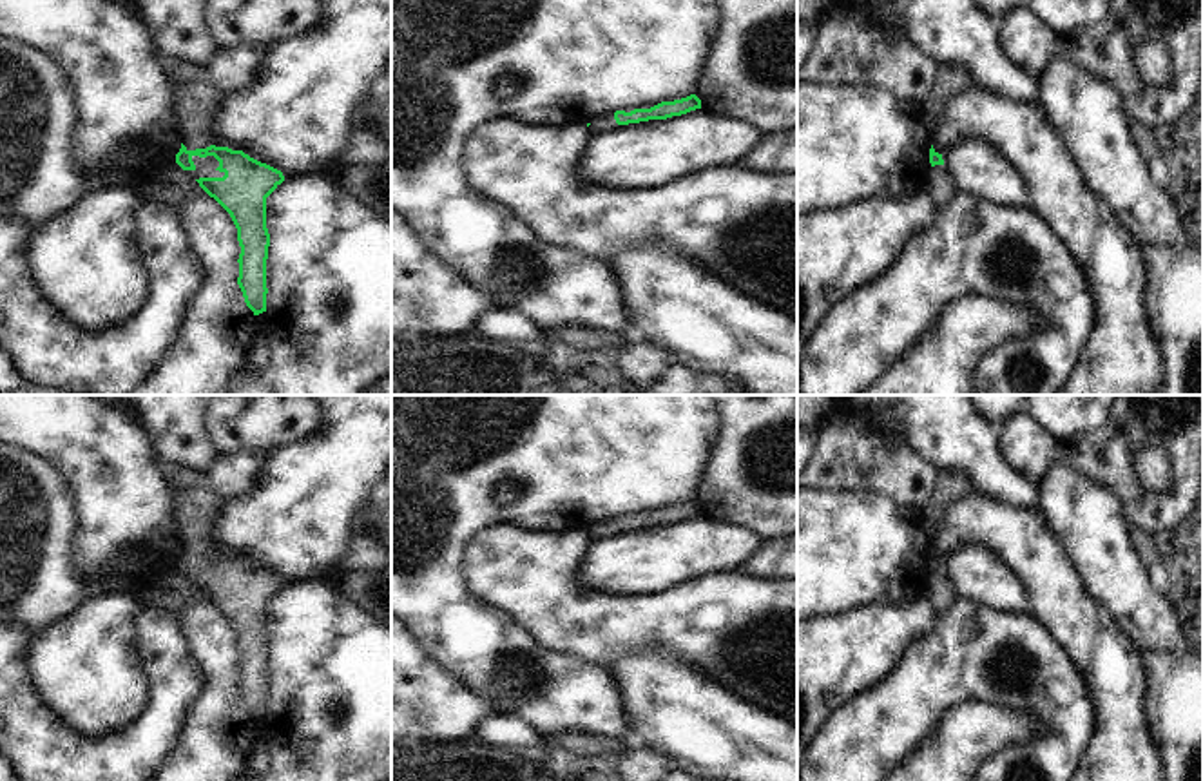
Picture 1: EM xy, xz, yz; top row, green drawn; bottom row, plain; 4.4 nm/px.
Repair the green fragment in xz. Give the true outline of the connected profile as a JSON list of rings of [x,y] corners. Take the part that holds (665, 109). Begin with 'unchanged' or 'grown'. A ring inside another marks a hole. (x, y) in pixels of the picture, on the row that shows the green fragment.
grown; [[[690,94],[674,101],[661,101],[650,109],[634,109],[630,112],[616,111],[594,116],[589,123],[592,134],[602,134],[612,130],[618,125],[640,123],[649,120],[667,120],[672,116],[681,116],[690,111],[701,109],[701,100],[696,94]]]

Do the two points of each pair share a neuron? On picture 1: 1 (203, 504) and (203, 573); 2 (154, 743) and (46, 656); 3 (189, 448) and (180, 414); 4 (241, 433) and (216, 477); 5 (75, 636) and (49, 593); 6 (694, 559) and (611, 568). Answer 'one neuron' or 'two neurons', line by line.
1: one neuron
2: two neurons
3: one neuron
4: two neurons
5: two neurons
6: one neuron

